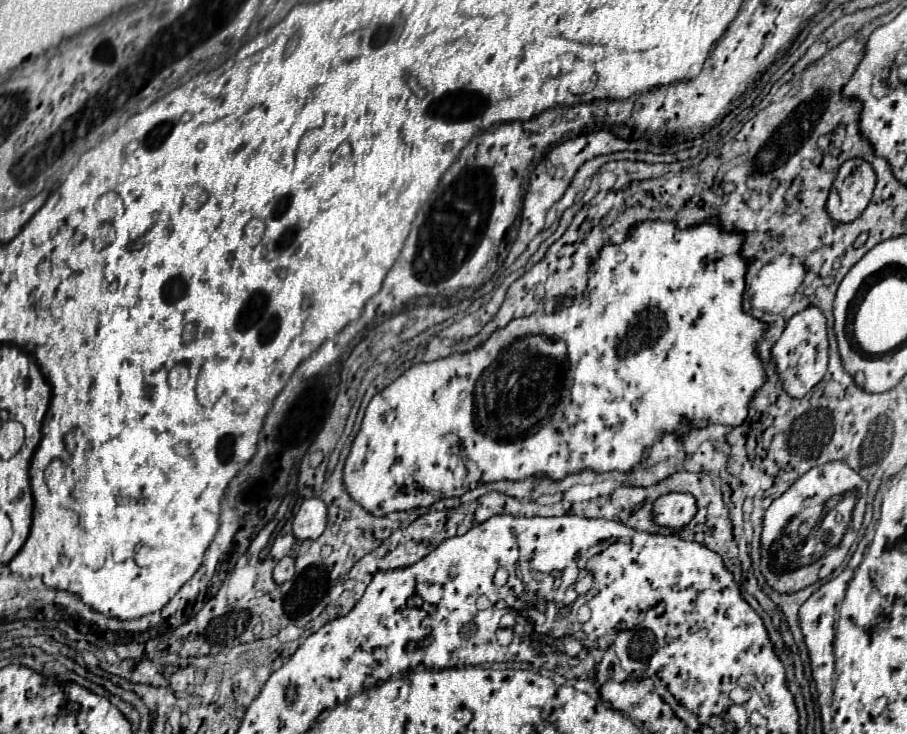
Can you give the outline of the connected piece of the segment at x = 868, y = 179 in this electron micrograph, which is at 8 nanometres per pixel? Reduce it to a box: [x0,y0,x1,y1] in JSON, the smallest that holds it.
[828,157,876,223]

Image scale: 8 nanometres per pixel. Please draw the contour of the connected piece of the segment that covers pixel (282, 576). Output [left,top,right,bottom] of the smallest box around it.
[274,555,294,585]

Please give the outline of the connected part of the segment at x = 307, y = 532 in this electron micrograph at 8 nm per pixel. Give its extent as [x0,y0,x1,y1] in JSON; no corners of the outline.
[292,497,328,541]

